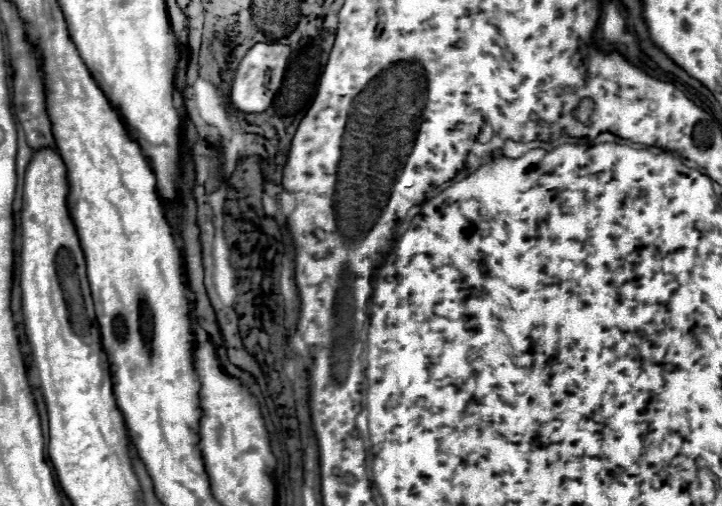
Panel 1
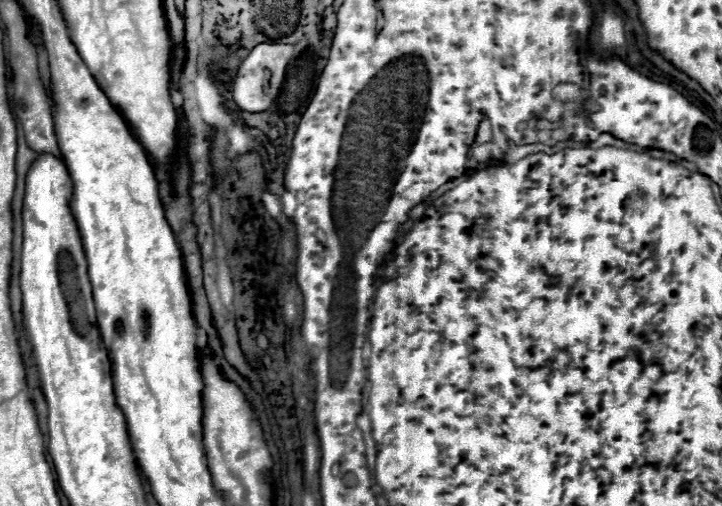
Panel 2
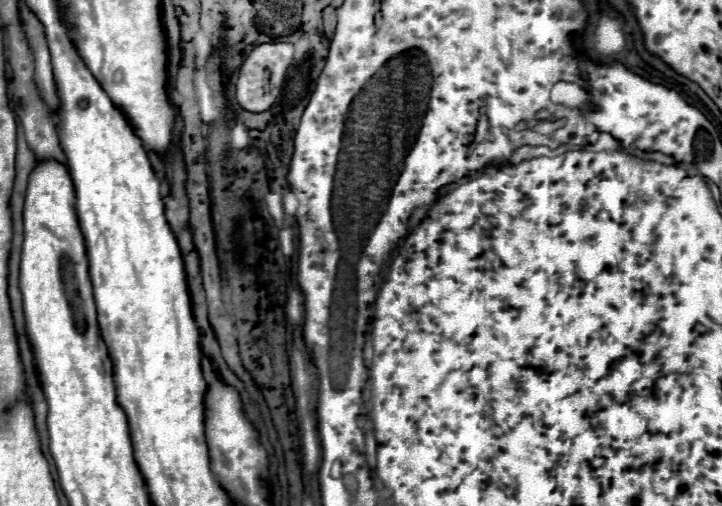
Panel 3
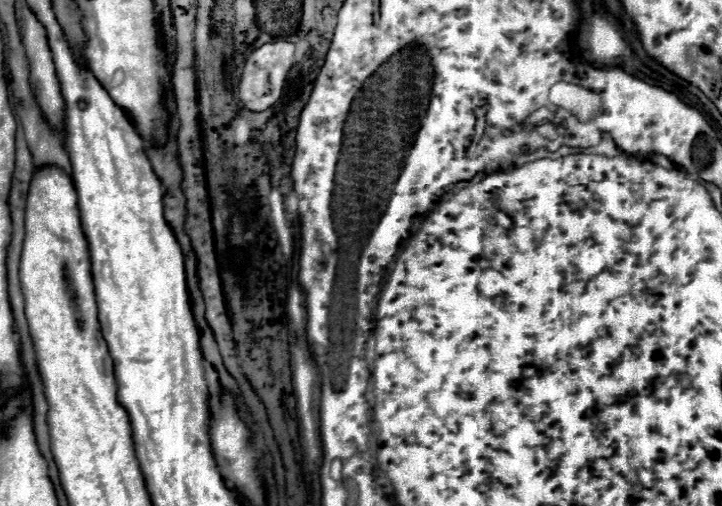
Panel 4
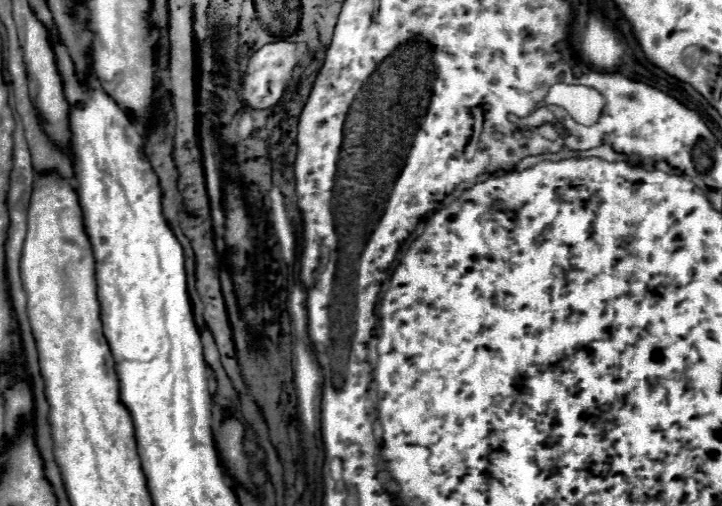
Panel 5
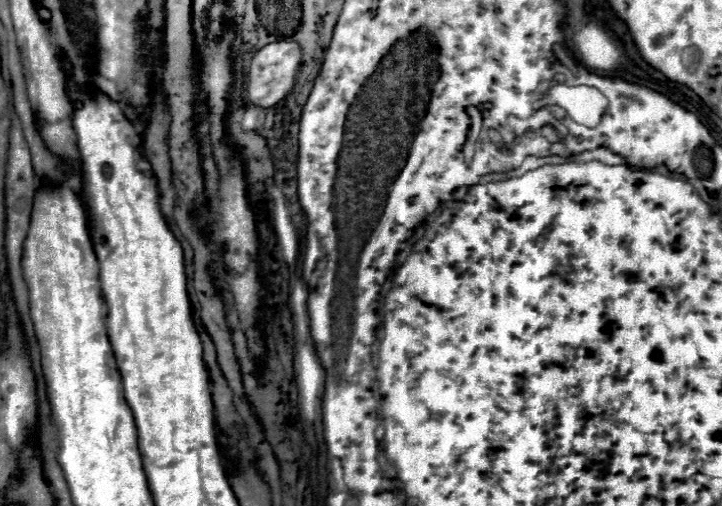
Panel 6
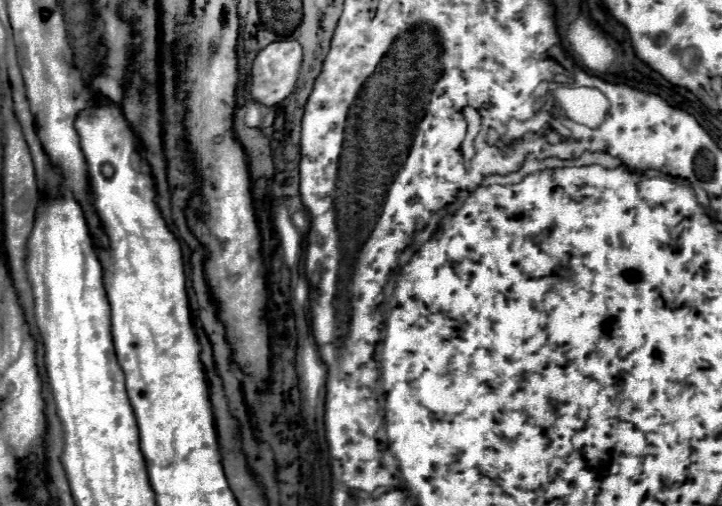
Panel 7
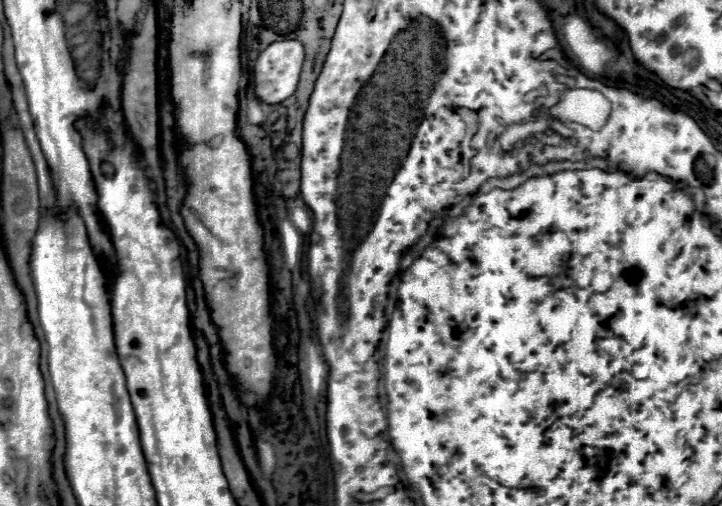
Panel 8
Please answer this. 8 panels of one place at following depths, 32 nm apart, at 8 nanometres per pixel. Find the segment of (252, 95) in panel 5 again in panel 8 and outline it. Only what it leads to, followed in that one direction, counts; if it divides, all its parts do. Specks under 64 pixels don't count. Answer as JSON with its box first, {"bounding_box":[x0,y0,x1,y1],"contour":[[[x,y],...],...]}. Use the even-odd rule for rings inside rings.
{"bounding_box":[254,40,304,104],"contour":[[[298,40],[270,44],[254,66],[254,92],[266,104],[278,104],[296,92],[304,64],[304,46]]]}

